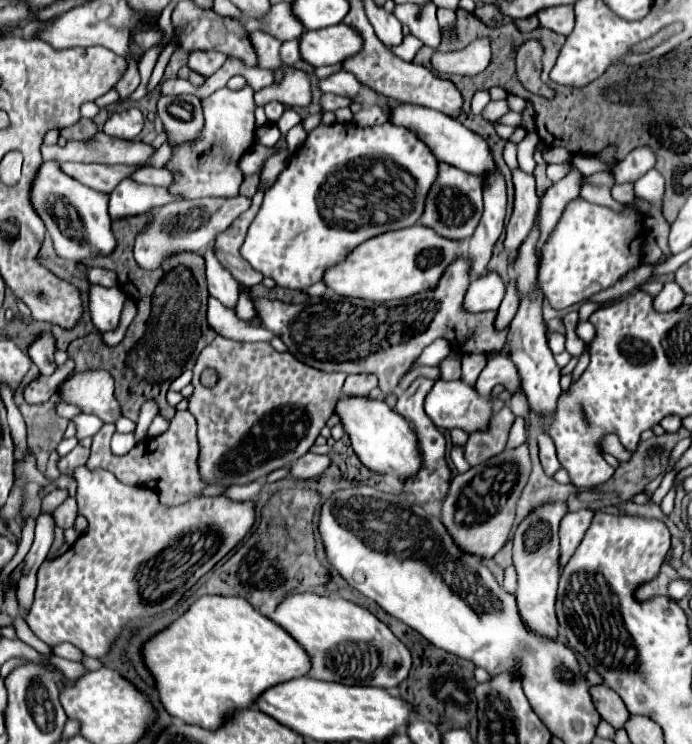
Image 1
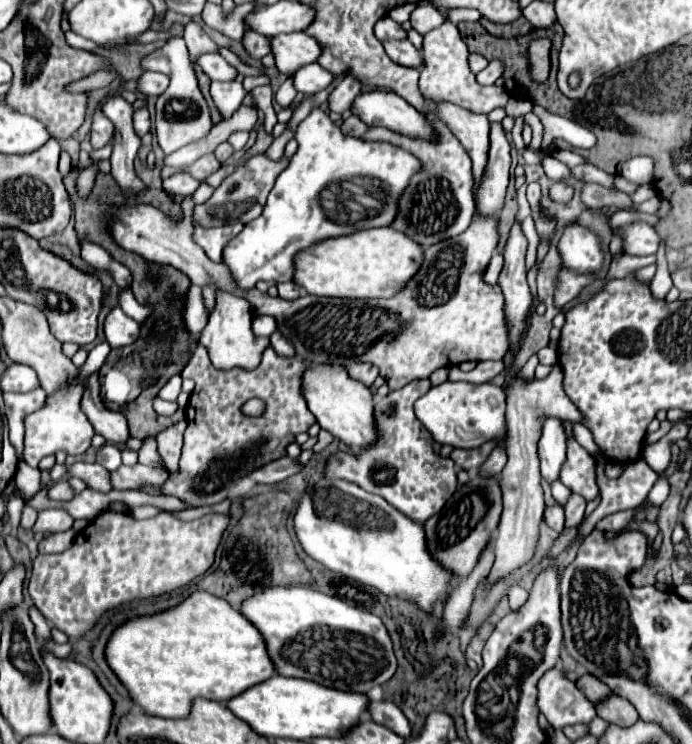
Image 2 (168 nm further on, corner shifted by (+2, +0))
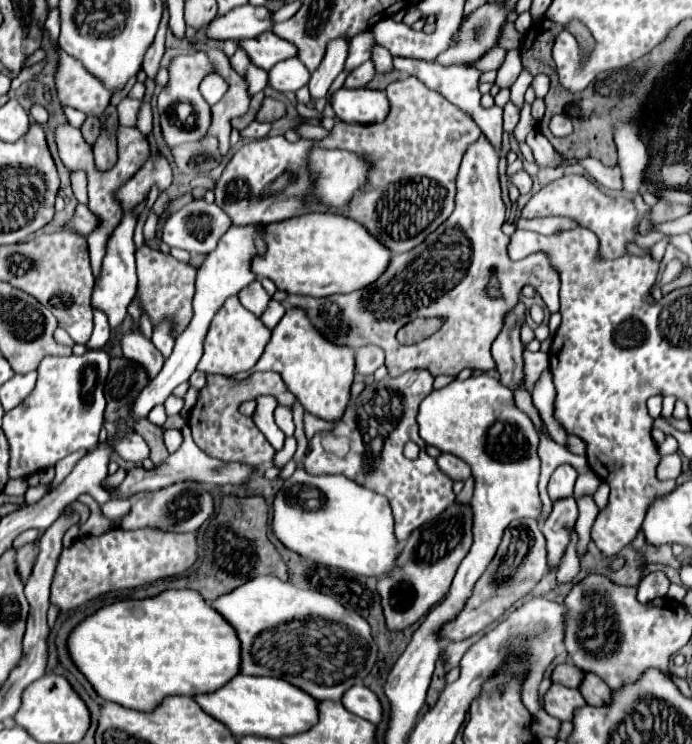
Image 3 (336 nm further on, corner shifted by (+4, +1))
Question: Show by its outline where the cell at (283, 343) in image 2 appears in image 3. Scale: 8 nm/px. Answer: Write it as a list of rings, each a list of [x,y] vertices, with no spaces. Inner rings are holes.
[[[288,309],[280,323],[272,329],[266,351],[254,365],[252,373],[256,371],[276,371],[306,411],[326,421],[340,421],[350,401],[350,385],[354,379],[354,351],[346,345],[342,347],[332,345],[332,341],[324,341],[324,337],[312,329],[312,321],[304,309]]]

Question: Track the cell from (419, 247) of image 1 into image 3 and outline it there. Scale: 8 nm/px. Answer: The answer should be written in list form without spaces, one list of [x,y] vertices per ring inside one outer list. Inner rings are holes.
[[[308,213],[260,227],[266,251],[252,261],[252,273],[266,277],[290,295],[328,297],[352,293],[374,283],[388,267],[390,251],[376,241],[360,223],[340,215]]]

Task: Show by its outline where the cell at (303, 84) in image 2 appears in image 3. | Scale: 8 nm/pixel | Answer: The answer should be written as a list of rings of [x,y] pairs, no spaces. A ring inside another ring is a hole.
[[[298,57],[284,59],[268,71],[268,85],[282,93],[298,91],[308,83],[308,79],[310,79],[310,73]]]

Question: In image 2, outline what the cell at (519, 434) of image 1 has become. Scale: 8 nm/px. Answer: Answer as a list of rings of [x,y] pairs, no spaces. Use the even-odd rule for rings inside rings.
[[[494,448],[492,454],[488,456],[488,460],[482,464],[480,472],[488,474],[488,476],[496,476],[496,474],[502,472],[504,464],[506,464],[506,450],[504,448]]]

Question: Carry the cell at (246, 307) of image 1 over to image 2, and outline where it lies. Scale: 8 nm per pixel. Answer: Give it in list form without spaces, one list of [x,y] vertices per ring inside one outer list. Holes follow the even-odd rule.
[[[254,316],[252,320],[252,332],[254,336],[270,336],[276,332],[276,322],[270,316]]]

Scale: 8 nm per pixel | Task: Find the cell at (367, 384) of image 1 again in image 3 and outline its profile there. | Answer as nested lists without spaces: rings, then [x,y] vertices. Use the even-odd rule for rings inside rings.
[[[366,345],[356,351],[356,371],[362,375],[372,375],[380,365],[384,365],[384,351],[376,345]]]

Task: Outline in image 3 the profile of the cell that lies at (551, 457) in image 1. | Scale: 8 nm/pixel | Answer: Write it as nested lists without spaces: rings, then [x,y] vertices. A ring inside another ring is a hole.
[[[572,497],[554,501],[552,515],[542,525],[542,533],[546,537],[546,549],[548,549],[548,567],[556,569],[566,553],[566,547],[570,543],[570,533],[574,531],[578,519],[578,505]]]

